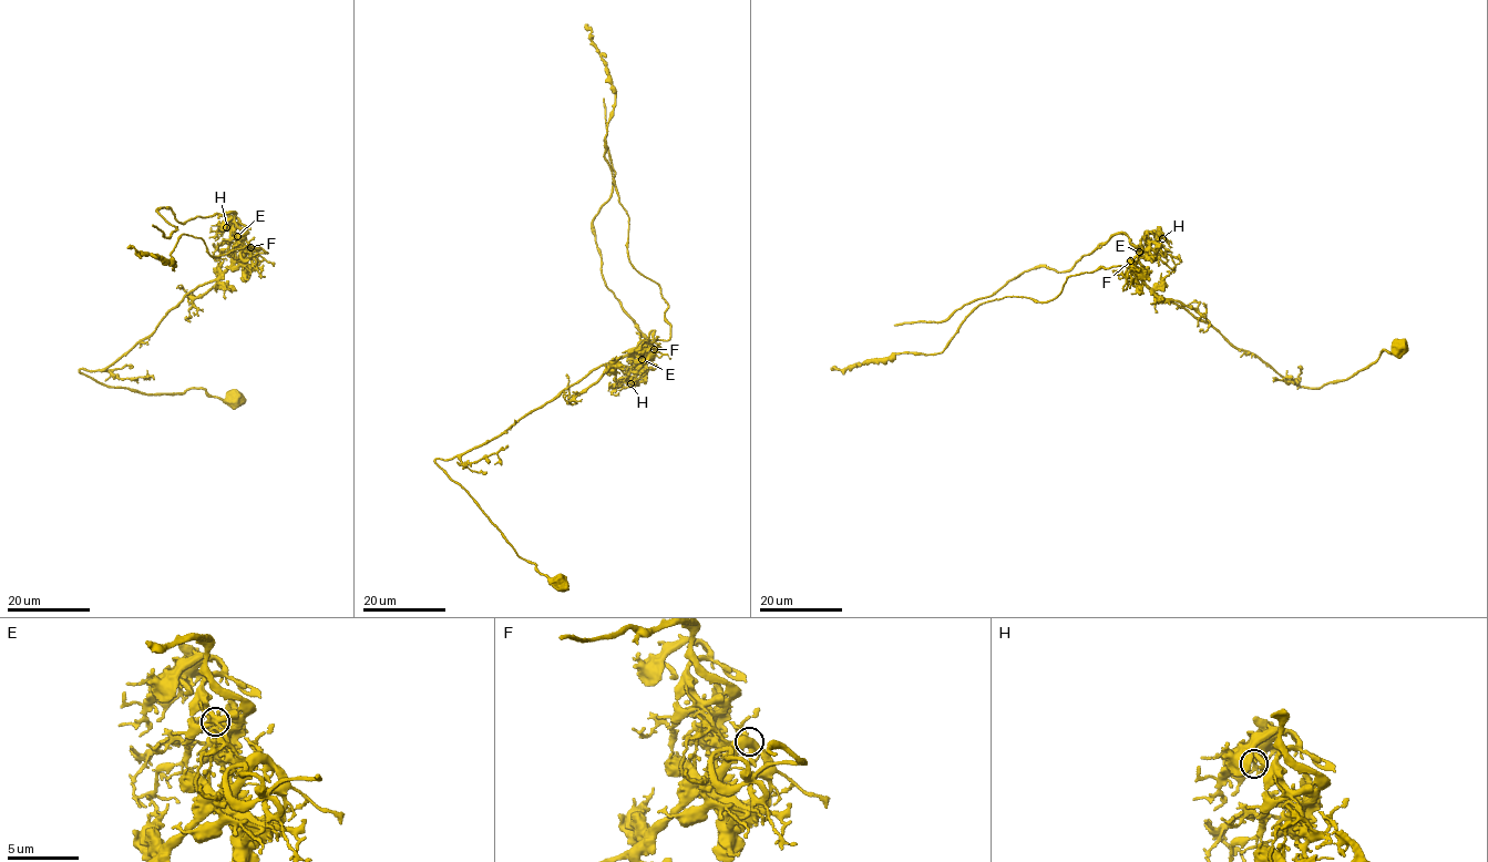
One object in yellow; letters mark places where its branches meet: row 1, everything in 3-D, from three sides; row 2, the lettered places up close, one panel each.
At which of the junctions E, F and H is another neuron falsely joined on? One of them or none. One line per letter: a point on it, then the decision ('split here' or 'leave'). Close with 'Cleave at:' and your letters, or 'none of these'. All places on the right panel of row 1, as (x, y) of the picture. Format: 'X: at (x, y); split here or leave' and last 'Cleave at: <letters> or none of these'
E: at (1139, 252); split here
F: at (1130, 260); leave
H: at (1162, 238); leave
Cleave at: E

